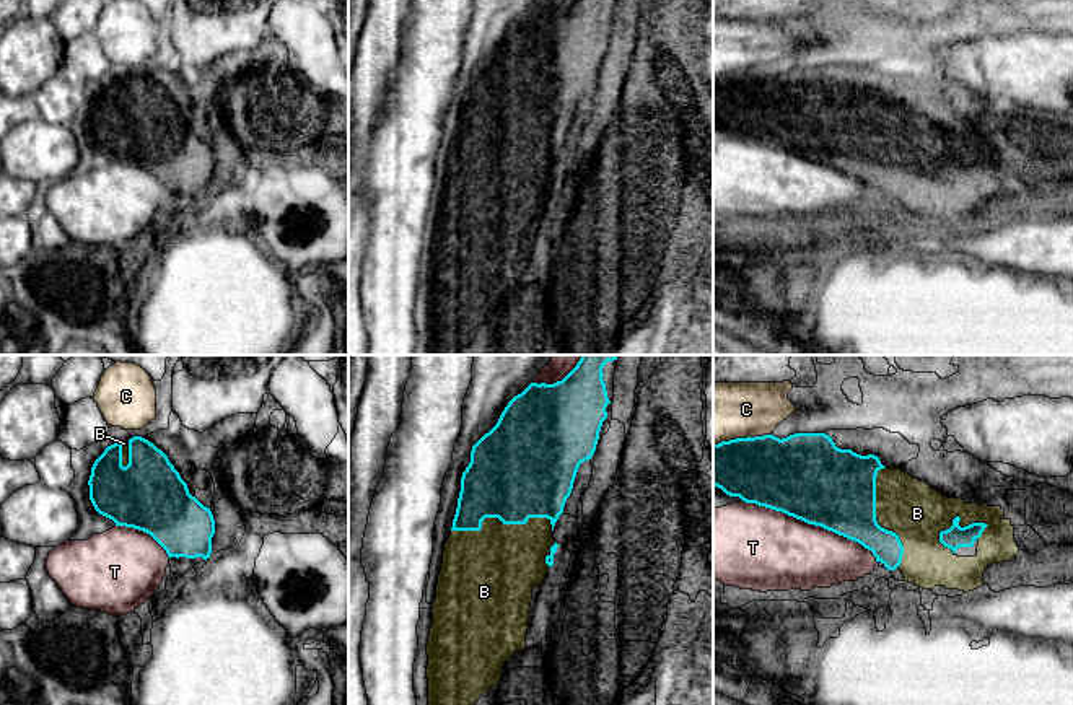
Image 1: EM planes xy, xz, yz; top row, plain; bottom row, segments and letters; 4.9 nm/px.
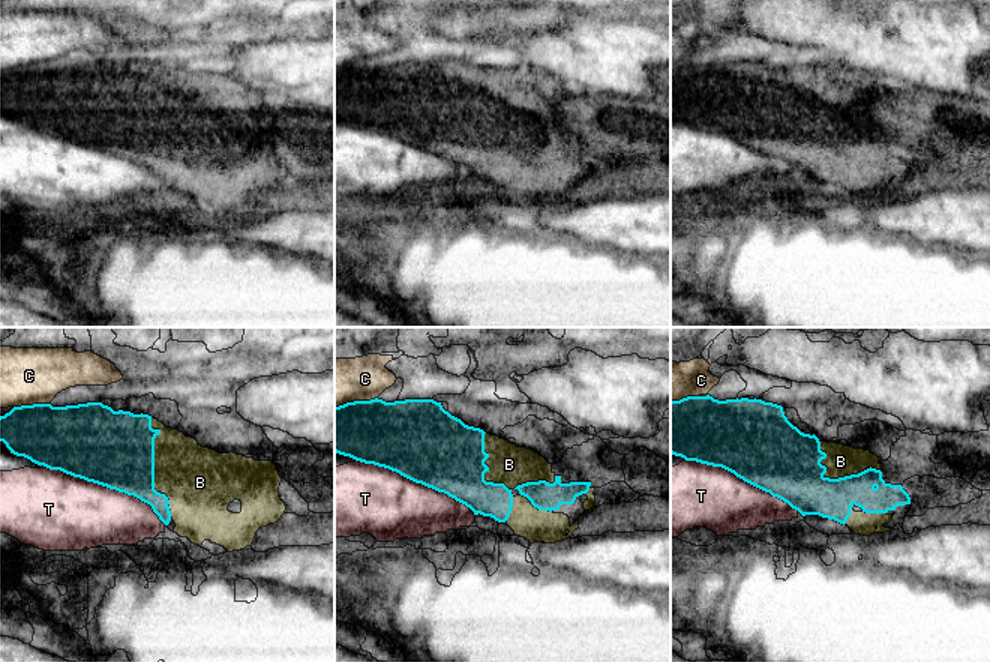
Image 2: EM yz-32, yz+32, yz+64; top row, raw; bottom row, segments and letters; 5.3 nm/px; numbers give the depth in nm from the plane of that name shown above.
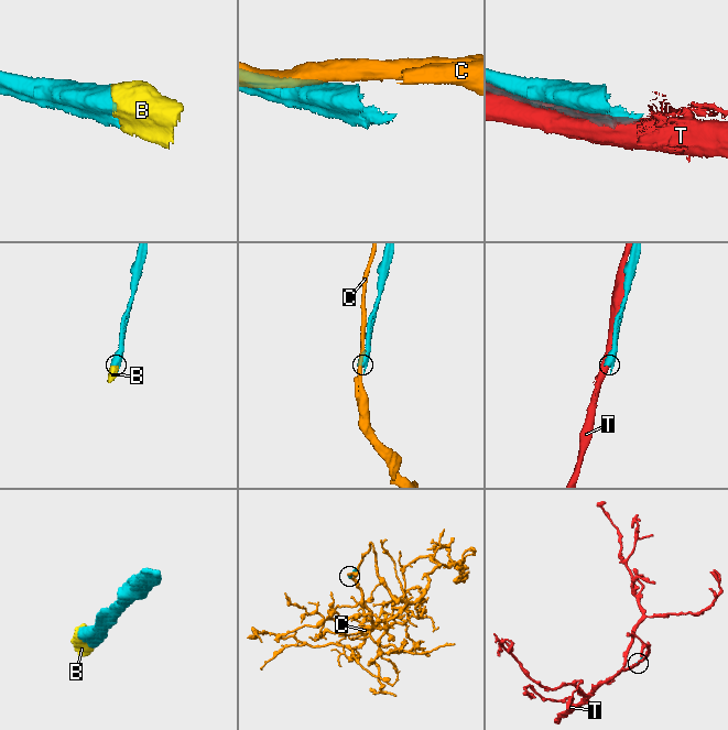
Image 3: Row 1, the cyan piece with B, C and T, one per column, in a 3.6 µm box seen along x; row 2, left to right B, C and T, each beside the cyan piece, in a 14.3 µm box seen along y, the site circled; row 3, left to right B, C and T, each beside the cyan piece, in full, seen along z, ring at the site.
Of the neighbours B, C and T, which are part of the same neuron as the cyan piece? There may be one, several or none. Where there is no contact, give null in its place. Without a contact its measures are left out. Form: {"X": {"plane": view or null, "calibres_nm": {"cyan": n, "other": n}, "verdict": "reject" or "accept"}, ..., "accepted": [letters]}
{"B": {"plane": "yz", "calibres_nm": {"cyan": 400, "other": 300}, "verdict": "accept"}, "C": {"plane": "yz", "calibres_nm": {"cyan": 340, "other": 300}, "verdict": "reject"}, "T": {"plane": "yz", "calibres_nm": {"cyan": 420, "other": 400}, "verdict": "reject"}, "accepted": ["B"]}

